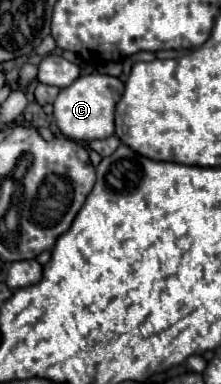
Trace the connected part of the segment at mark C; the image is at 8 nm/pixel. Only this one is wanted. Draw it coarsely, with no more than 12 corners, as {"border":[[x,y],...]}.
{"border":[[81,75],[53,103],[59,131],[75,141],[115,133],[117,77]]}

